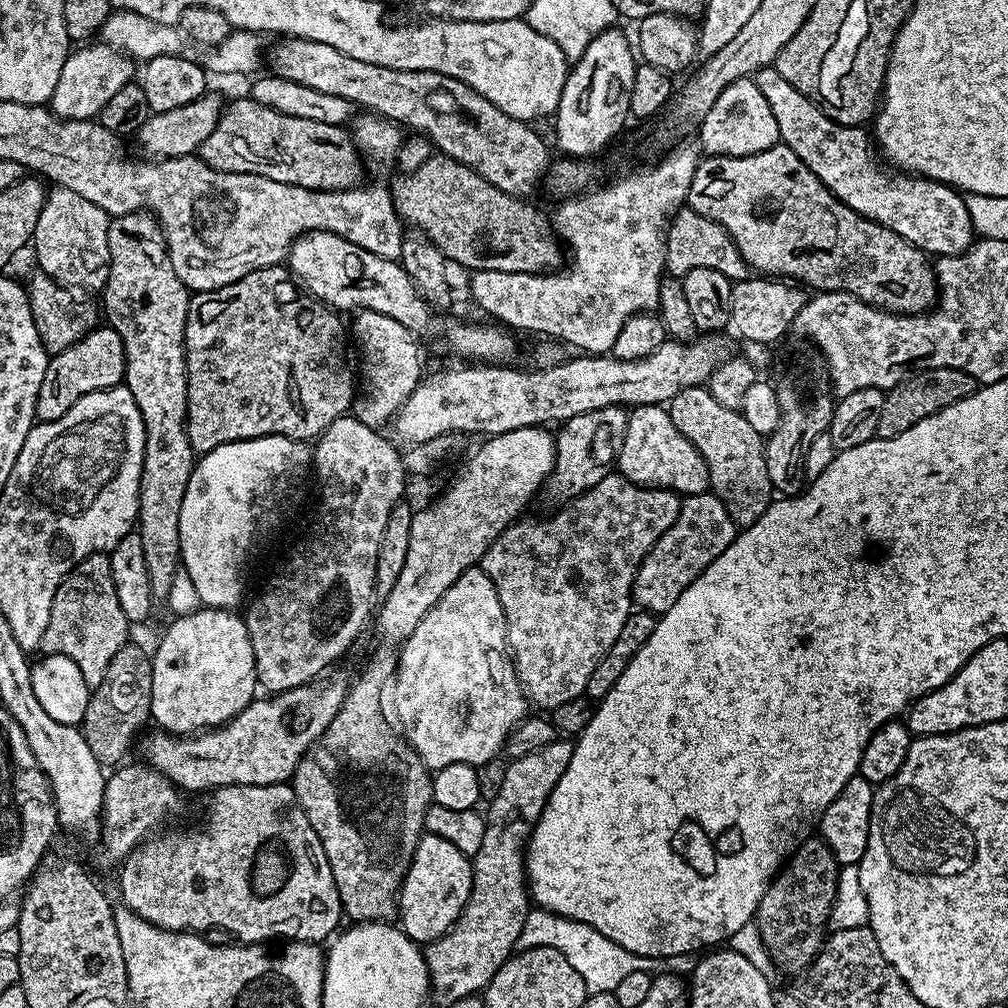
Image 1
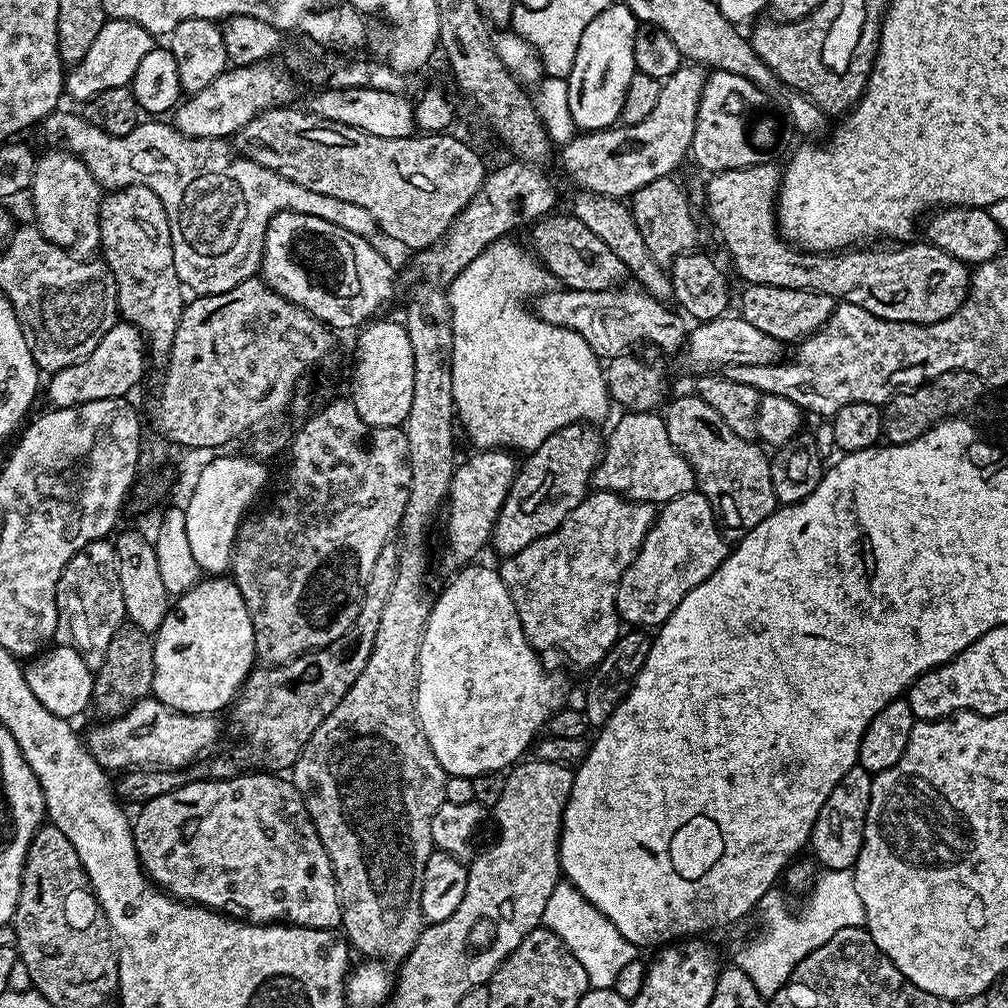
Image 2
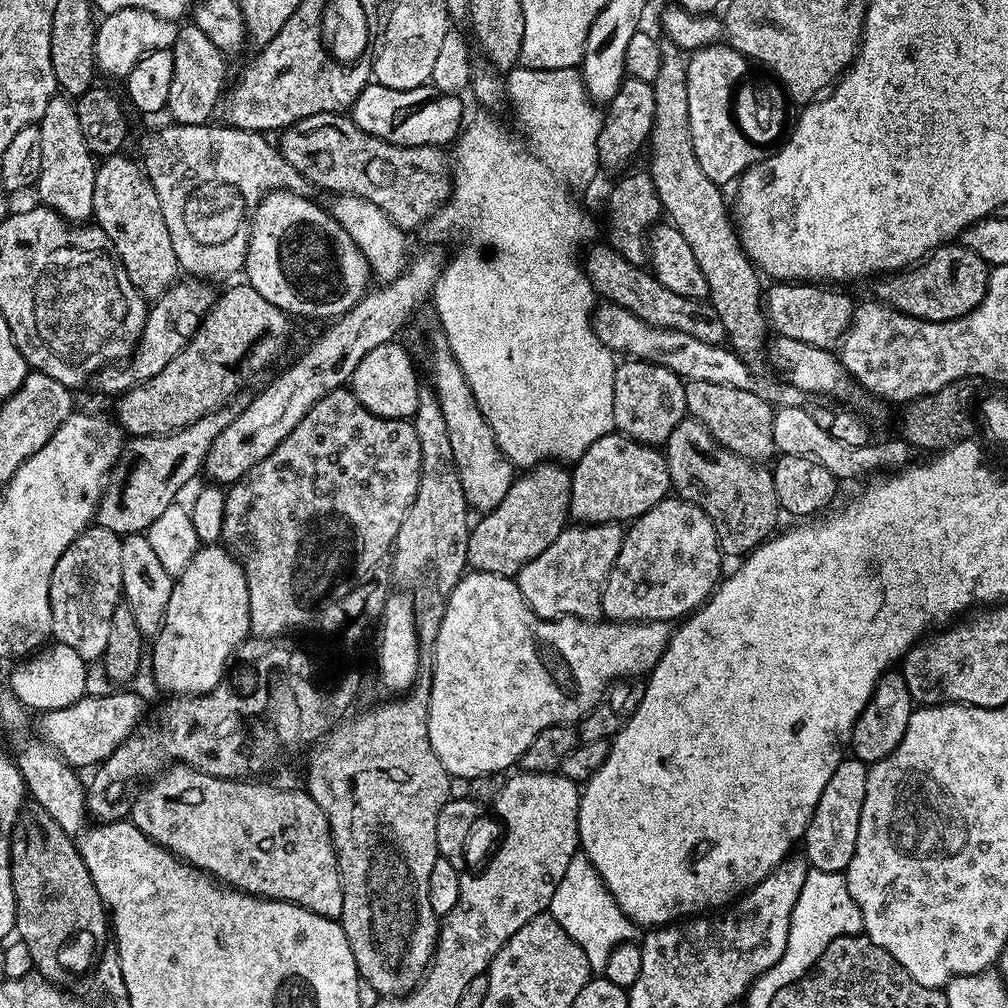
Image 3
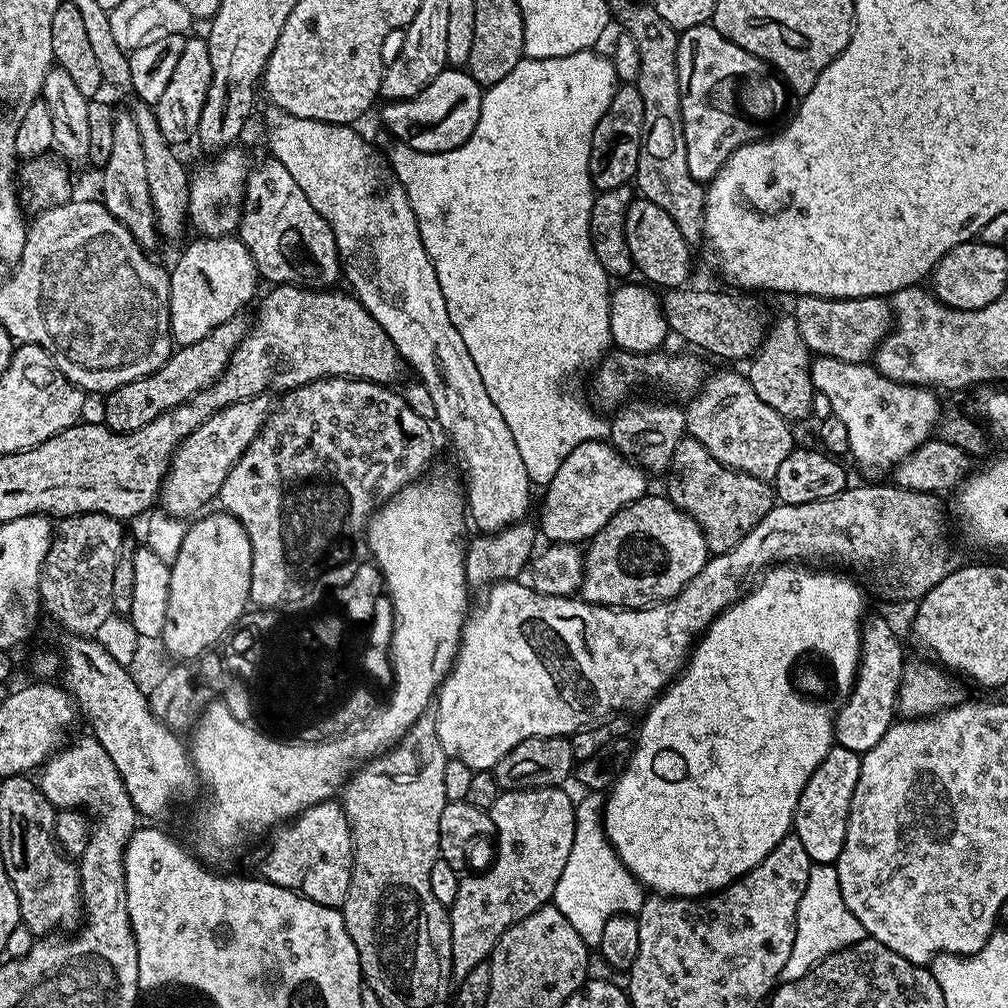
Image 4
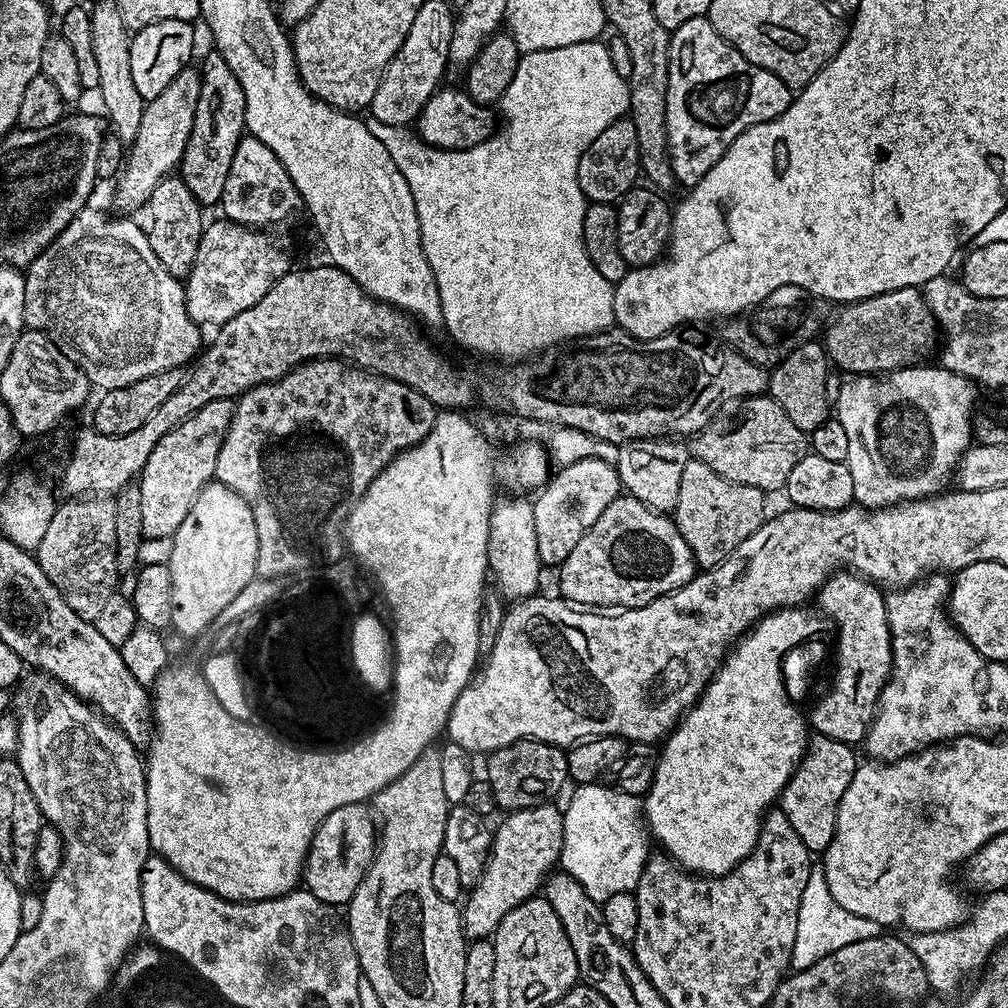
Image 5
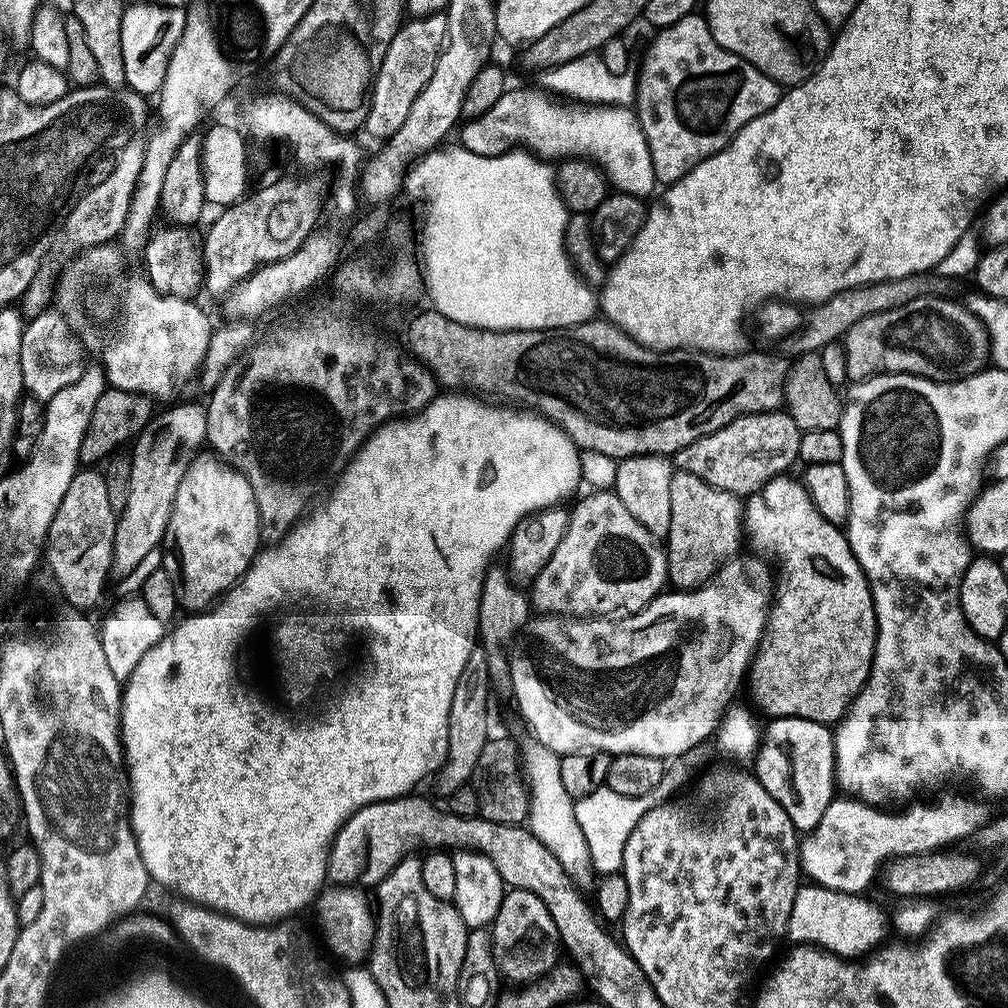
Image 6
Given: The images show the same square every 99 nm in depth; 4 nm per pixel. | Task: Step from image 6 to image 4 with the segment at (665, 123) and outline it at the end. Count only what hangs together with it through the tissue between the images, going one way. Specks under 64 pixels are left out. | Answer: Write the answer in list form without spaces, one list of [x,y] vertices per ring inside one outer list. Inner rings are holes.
[[[711,23],[683,29],[679,38],[678,78],[686,162],[694,179],[711,182],[734,150],[779,132],[794,115],[794,100],[792,104],[788,85],[769,65],[727,40]]]

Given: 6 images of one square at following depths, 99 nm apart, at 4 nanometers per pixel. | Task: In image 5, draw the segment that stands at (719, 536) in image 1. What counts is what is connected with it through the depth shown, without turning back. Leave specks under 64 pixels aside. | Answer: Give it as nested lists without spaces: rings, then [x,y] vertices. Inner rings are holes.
[[[621,494],[602,510],[598,520],[591,524],[578,538],[578,546],[570,550],[564,563],[559,565],[560,592],[563,599],[576,606],[591,606],[596,610],[616,610],[641,608],[654,602],[659,596],[666,596],[676,588],[686,586],[697,575],[698,565],[692,557],[690,546],[686,546],[686,538],[678,530],[675,519],[671,515],[661,514],[648,508],[638,498]]]

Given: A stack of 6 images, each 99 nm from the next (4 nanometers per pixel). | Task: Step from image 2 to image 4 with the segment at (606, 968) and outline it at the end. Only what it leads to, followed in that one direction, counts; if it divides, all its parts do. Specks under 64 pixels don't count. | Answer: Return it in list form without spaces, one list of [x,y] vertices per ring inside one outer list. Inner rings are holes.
[[[596,792],[586,795],[576,804],[574,846],[570,846],[570,858],[566,858],[566,867],[562,869],[562,878],[558,878],[551,903],[562,910],[566,922],[578,930],[585,944],[596,946],[610,918],[640,913],[646,899],[646,889],[620,861],[608,835],[604,833],[603,797]]]

